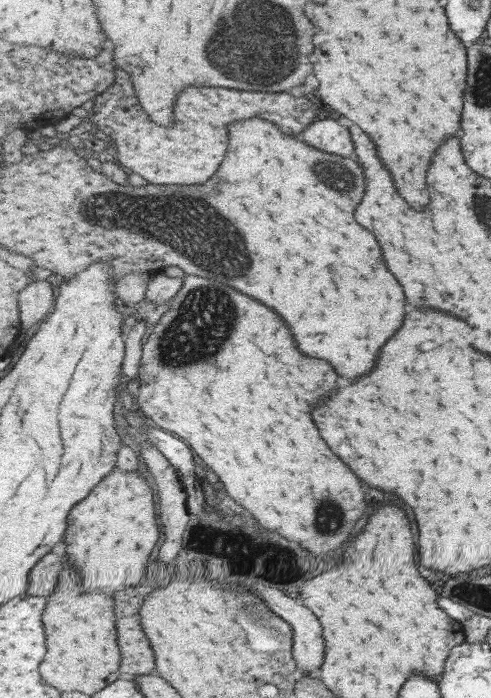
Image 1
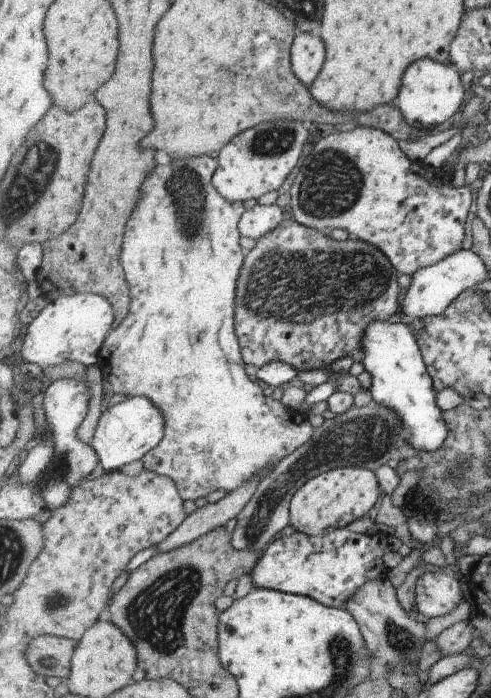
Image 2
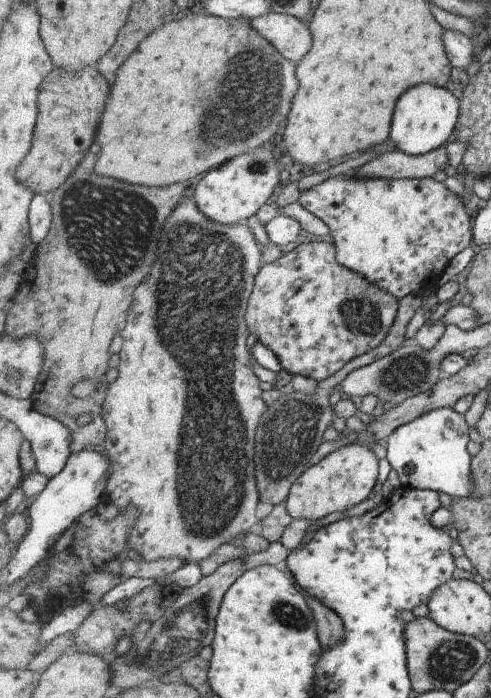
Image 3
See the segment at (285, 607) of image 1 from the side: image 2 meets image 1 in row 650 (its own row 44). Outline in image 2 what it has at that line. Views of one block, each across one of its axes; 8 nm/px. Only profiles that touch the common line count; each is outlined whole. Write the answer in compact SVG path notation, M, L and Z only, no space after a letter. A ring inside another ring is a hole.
M297 34L292 44L292 68L297 78L309 89L325 62L325 42L313 34Z

